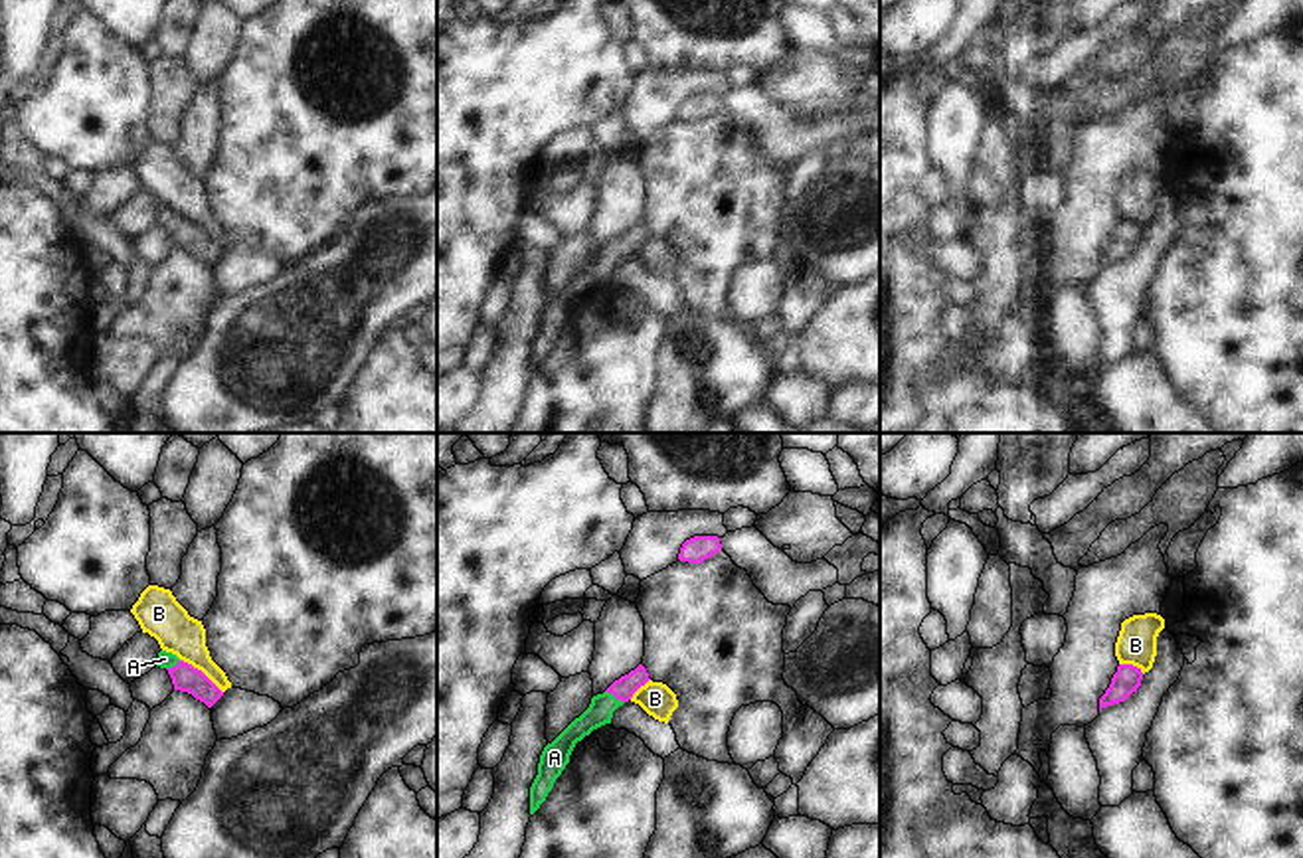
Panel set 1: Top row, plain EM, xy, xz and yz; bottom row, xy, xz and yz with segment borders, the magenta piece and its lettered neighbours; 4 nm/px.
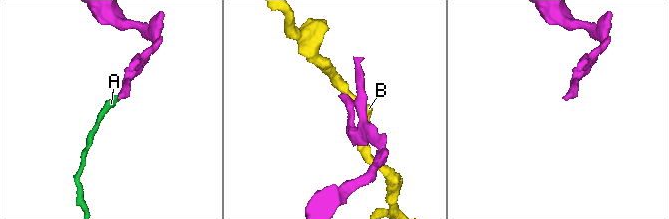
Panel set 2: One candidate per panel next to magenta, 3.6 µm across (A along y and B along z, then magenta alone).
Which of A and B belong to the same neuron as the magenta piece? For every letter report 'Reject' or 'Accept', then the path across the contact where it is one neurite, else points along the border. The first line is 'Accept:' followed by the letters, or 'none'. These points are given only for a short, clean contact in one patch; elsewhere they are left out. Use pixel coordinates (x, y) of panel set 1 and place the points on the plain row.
Accept: A
A: Accept. Path across: xz (623, 246), (615, 254), (600, 269)
B: Reject. Boundary: xy (180, 216), (196, 224), (222, 250).

